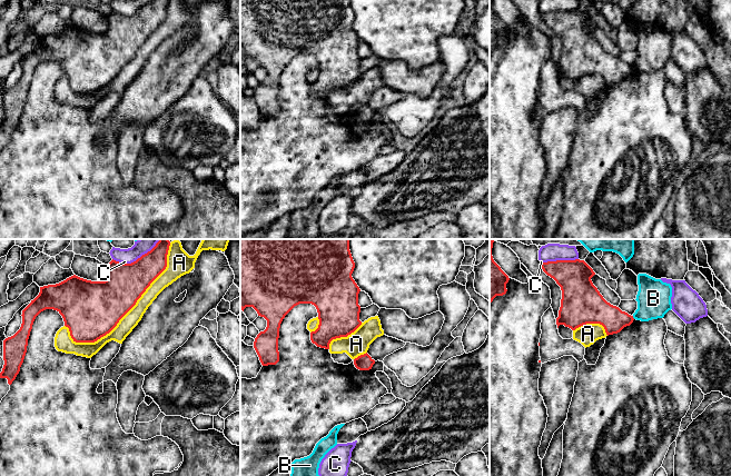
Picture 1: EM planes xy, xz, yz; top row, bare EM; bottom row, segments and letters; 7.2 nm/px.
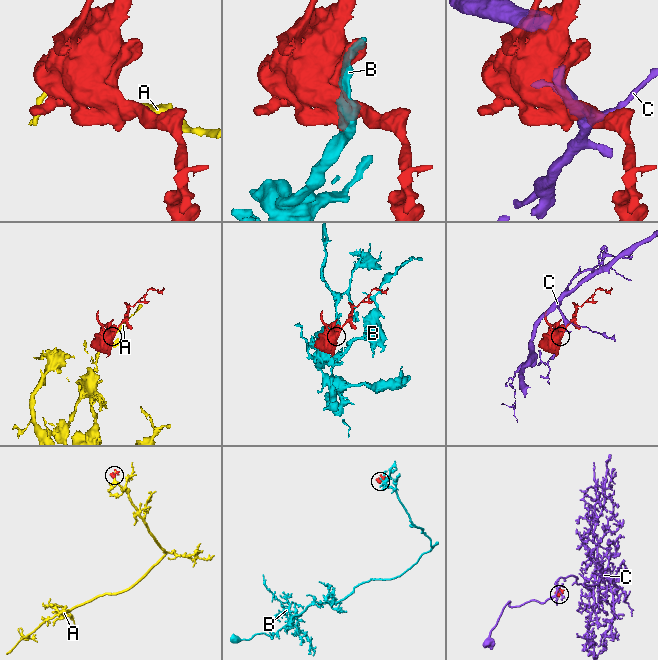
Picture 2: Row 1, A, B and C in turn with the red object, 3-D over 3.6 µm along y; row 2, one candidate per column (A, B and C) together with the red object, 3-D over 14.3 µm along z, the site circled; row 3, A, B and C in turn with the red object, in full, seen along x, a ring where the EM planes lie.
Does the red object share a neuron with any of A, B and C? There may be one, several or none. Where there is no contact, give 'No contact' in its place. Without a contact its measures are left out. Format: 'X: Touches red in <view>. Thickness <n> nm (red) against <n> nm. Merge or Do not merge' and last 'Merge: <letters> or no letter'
A: Touches red in xy. Thickness 360 nm (red) against 120 nm. Do not merge
B: Touches red in yz. Thickness 180 nm (red) against 240 nm. Do not merge
C: Touches red in yz. Thickness 240 nm (red) against 130 nm. Do not merge
Merge: no letter

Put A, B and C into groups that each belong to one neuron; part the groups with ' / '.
A / B / C

